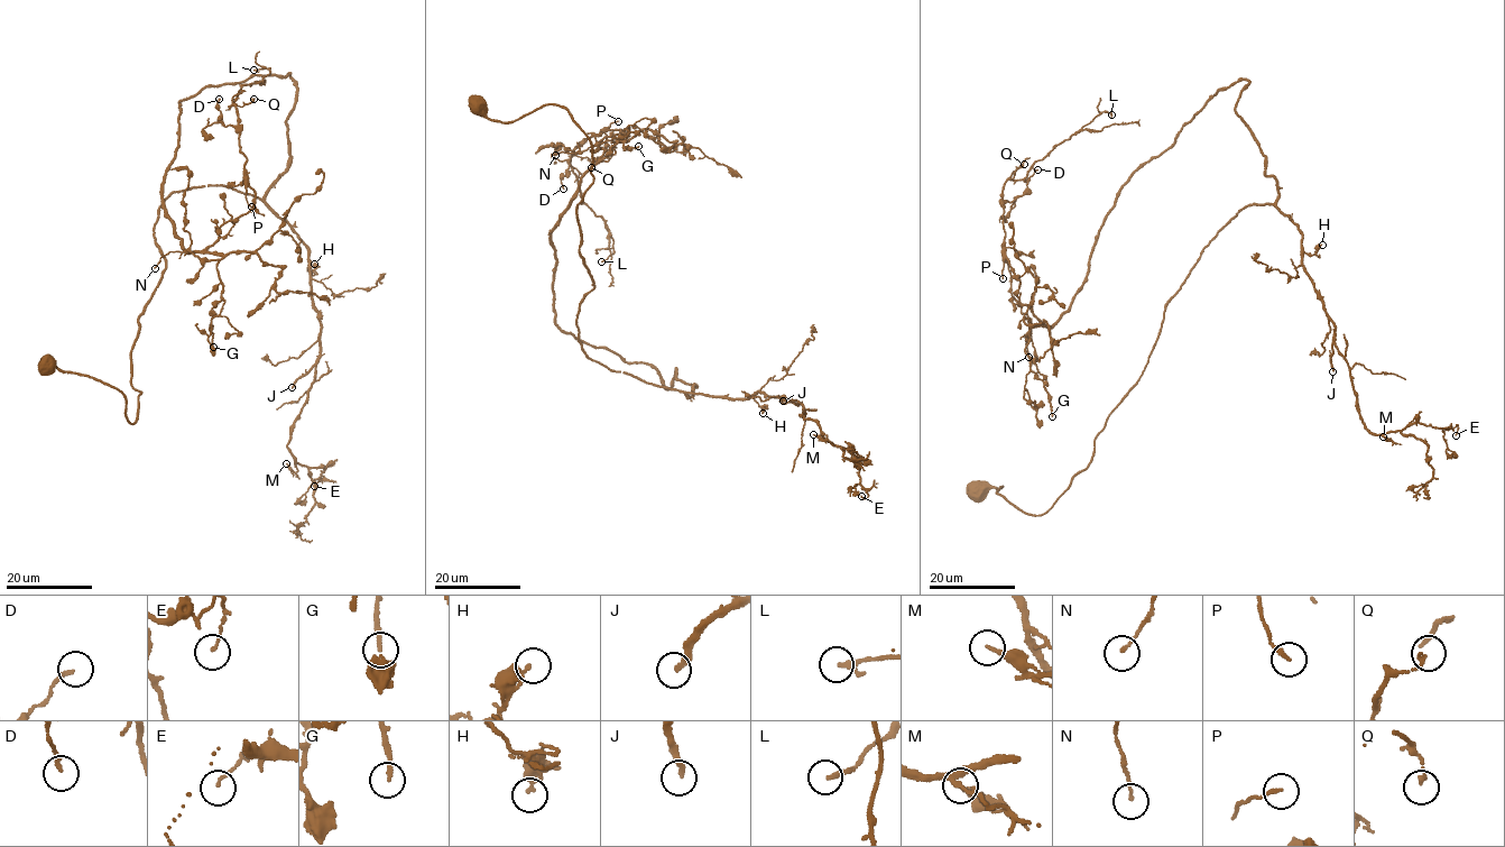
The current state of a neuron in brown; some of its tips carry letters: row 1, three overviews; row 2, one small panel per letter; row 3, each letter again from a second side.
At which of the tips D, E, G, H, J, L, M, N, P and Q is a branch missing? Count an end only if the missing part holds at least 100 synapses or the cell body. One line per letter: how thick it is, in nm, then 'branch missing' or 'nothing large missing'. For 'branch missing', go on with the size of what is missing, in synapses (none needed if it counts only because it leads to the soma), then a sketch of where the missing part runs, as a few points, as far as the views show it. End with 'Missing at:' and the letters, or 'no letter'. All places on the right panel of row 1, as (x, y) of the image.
D: 180 nm | nothing large missing
E: 100 nm | nothing large missing
G: 180 nm | nothing large missing
H: 280 nm | nothing large missing
J: 240 nm | branch missing | 110 syn | (1332, 371), (1344, 417), (1354, 429), (1345, 447), (1347, 469), (1407, 481), (1424, 494), (1424, 514)
L: 240 nm | nothing large missing
M: 200 nm | nothing large missing
N: 120 nm | nothing large missing
P: 160 nm | nothing large missing
Q: 140 nm | nothing large missing
Missing at: J

